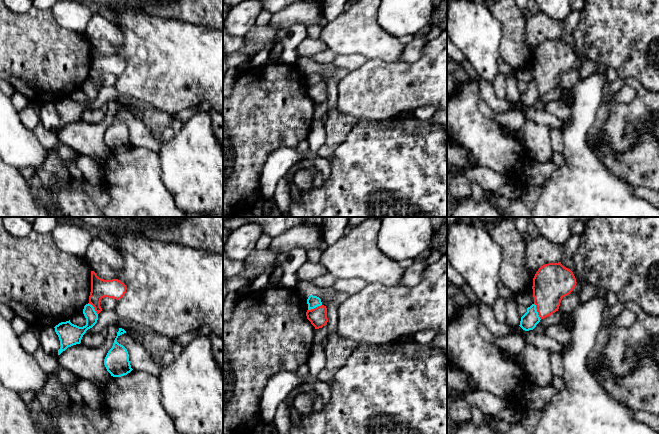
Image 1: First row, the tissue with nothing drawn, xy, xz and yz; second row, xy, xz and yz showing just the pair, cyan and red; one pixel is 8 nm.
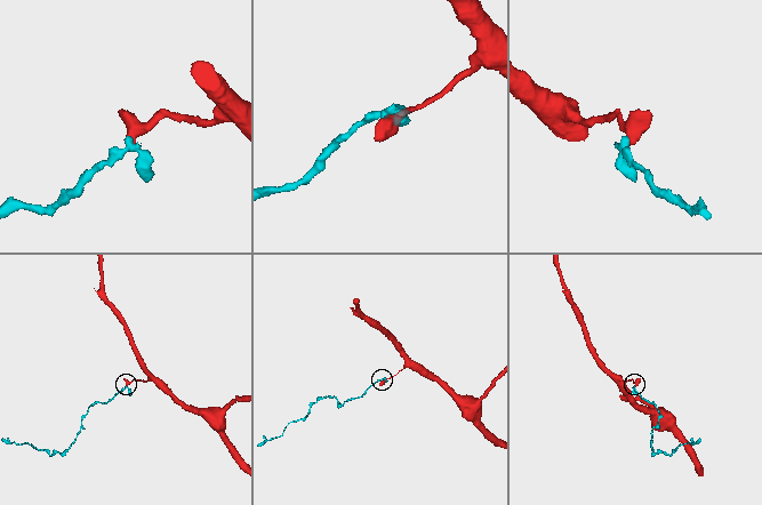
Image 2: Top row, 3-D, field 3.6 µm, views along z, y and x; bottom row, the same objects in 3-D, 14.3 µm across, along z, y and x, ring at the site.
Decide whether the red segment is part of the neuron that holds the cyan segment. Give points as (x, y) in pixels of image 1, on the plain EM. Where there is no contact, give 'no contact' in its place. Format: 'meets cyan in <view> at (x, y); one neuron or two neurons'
meets cyan in yz at (536, 87); two neurons

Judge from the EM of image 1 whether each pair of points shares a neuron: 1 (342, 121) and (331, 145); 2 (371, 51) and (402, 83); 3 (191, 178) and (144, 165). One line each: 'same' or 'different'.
1: same
2: different
3: different

